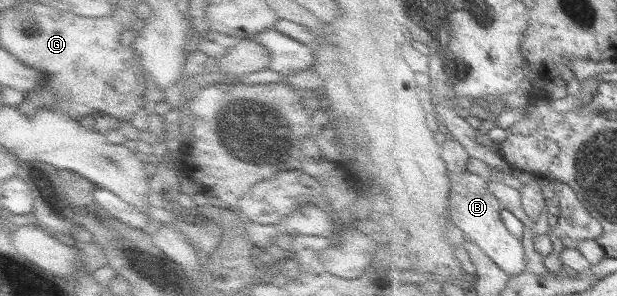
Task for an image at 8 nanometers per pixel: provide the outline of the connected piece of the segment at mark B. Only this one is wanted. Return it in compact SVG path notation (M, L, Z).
M469 171L463 173L450 172L453 181L451 190L451 217L457 228L480 245L493 261L500 265L509 275L525 273L527 268L527 249L524 240L515 236L506 227L503 219L501 202L491 189L490 181L479 174Z

